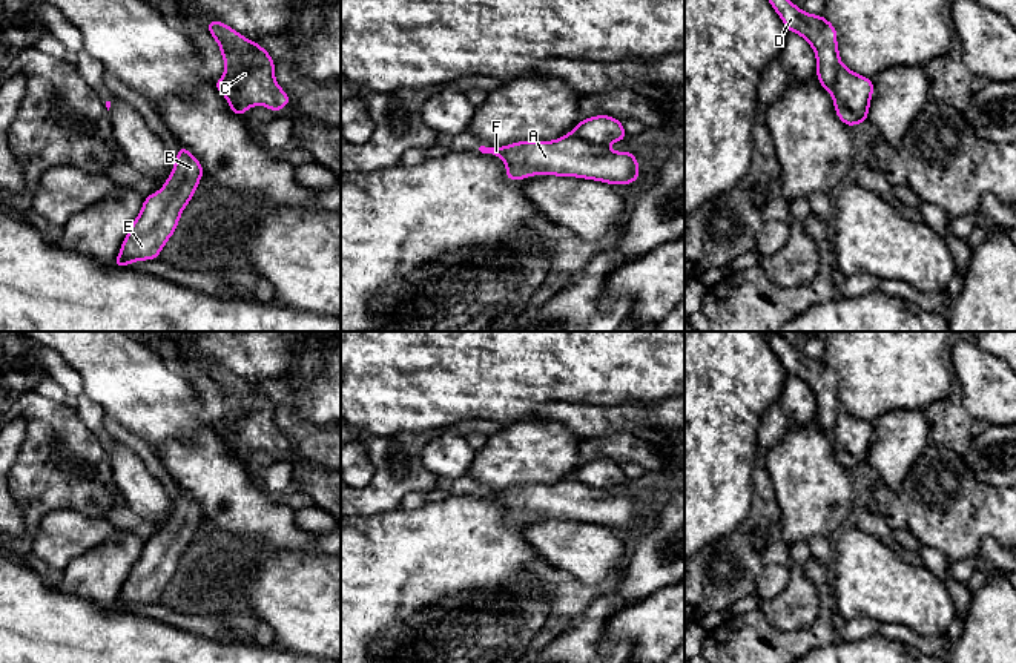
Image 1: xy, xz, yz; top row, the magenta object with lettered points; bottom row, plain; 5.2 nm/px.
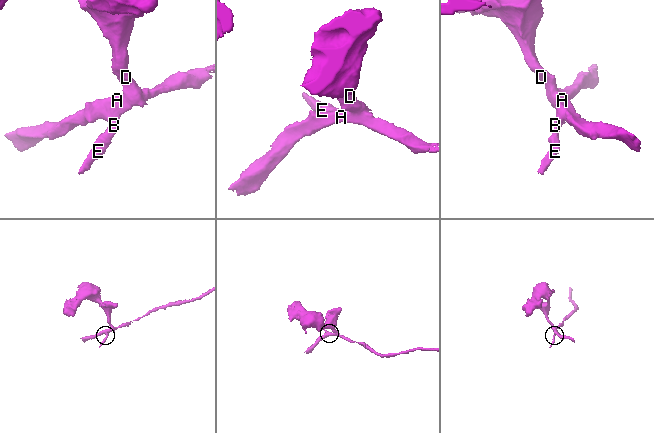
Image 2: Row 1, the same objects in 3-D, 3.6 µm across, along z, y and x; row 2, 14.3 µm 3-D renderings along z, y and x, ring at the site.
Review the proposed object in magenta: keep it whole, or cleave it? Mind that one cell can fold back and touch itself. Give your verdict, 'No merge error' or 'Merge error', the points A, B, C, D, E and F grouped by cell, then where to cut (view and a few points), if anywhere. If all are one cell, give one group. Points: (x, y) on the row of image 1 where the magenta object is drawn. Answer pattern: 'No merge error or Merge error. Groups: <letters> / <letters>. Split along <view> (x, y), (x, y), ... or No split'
Merge error. Groups: A B E F / C D. Split along xy (220, 80), (229, 86), (232, 97), (247, 108)

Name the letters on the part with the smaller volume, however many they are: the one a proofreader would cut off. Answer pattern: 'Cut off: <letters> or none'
Cut off: C, D

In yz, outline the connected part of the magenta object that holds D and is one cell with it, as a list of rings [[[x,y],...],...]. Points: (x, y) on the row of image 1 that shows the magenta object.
[[[769,0],[781,17],[787,31],[804,37],[816,55],[816,77],[821,86],[832,94],[841,58],[838,54],[836,29],[823,15],[803,12],[790,0]]]

